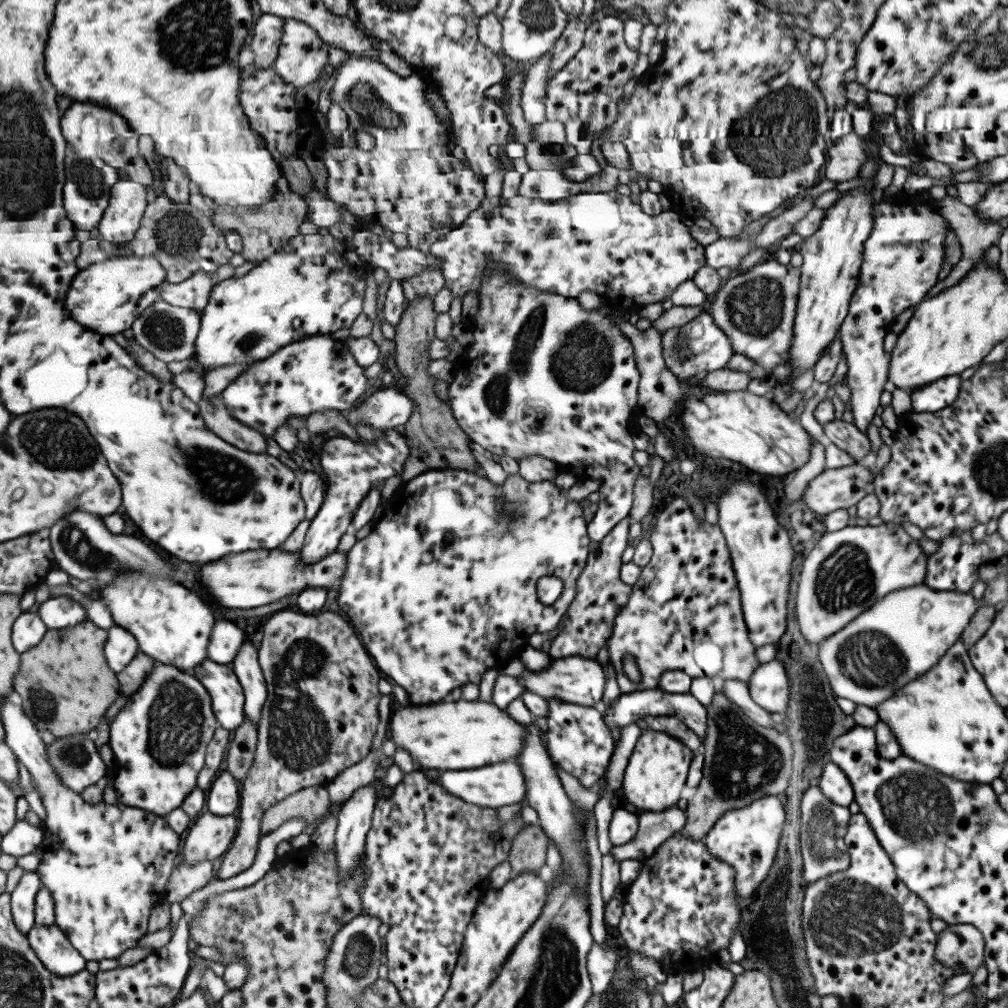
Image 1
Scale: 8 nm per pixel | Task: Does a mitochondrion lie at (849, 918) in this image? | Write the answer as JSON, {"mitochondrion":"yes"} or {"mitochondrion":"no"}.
{"mitochondrion":"yes"}

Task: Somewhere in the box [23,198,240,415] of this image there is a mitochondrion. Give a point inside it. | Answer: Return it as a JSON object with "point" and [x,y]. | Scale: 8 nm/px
{"point":[178,233]}

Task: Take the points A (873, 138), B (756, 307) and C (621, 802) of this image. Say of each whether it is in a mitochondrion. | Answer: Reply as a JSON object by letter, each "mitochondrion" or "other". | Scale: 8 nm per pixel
{"A":"other","B":"mitochondrion","C":"other"}

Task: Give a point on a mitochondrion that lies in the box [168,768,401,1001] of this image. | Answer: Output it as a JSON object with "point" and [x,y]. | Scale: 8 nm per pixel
{"point":[358,962]}

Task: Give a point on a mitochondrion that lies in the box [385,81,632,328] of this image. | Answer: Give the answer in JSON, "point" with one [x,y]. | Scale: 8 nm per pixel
{"point":[552,148]}

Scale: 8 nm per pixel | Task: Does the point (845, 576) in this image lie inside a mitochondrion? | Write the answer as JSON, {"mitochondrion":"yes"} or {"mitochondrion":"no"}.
{"mitochondrion":"yes"}

